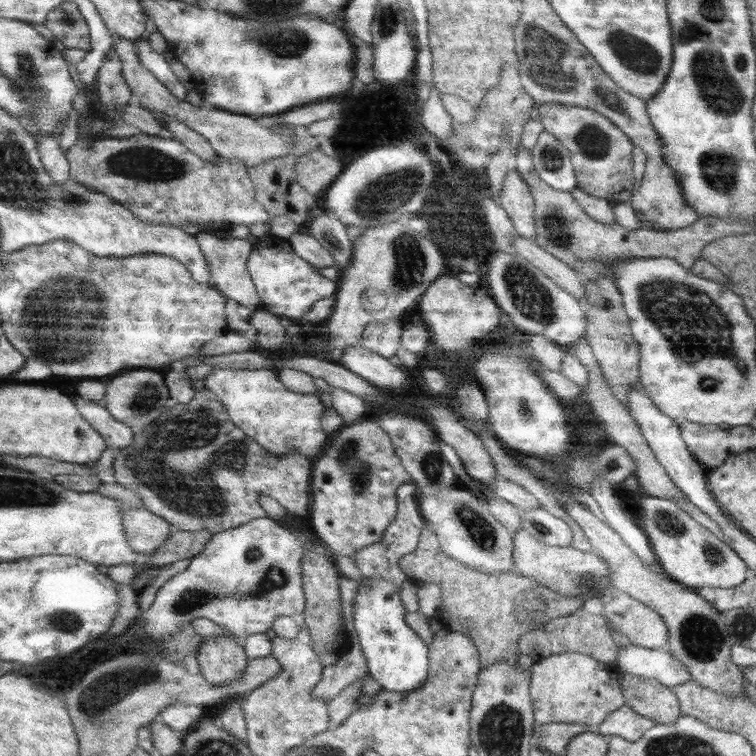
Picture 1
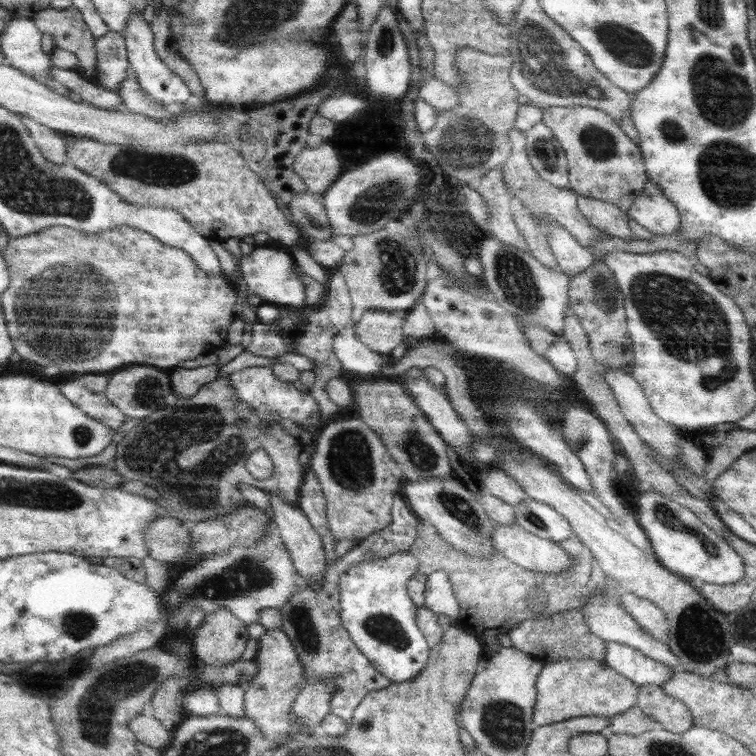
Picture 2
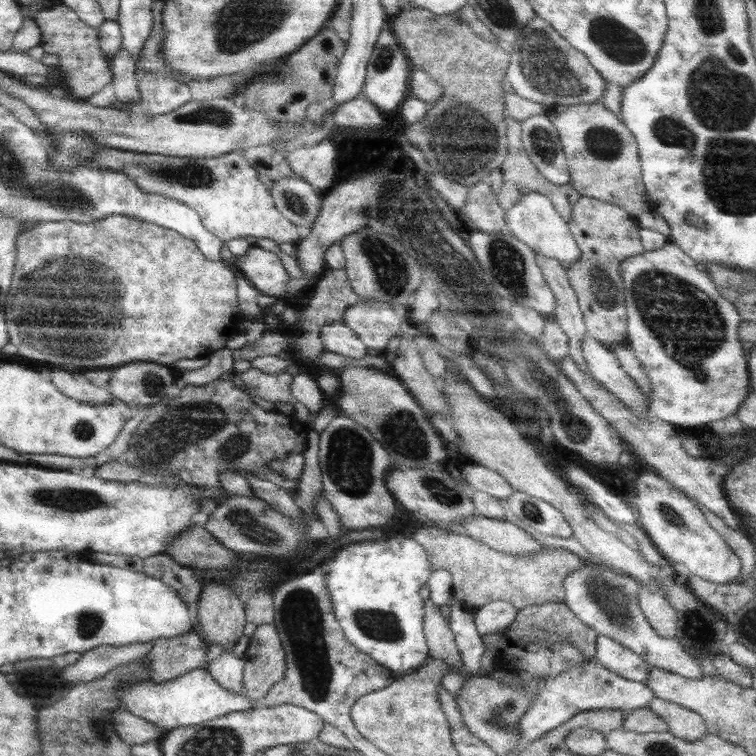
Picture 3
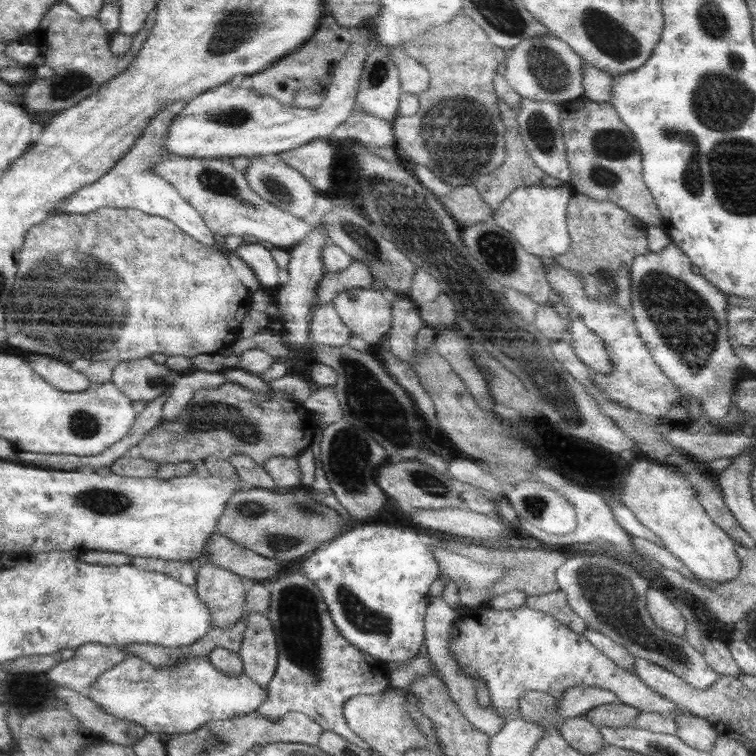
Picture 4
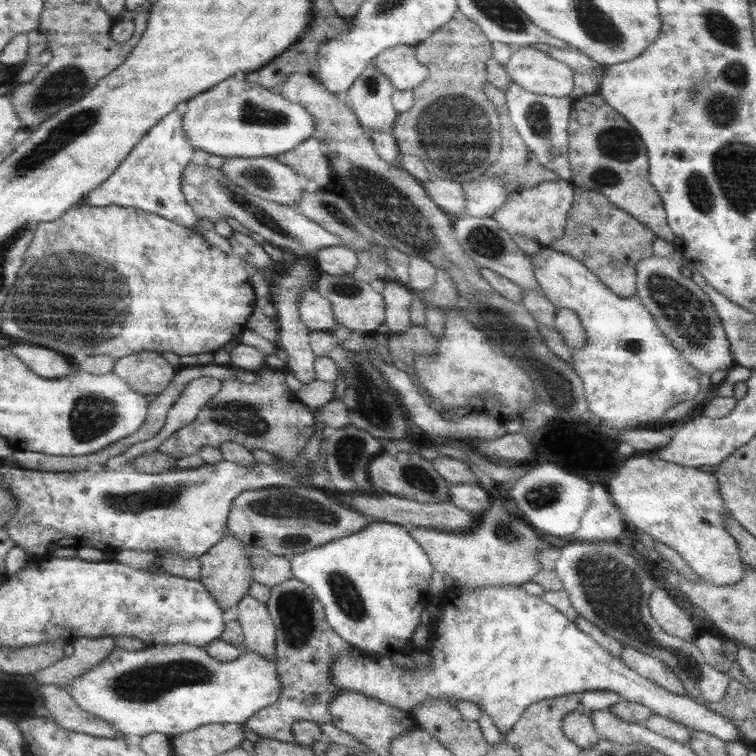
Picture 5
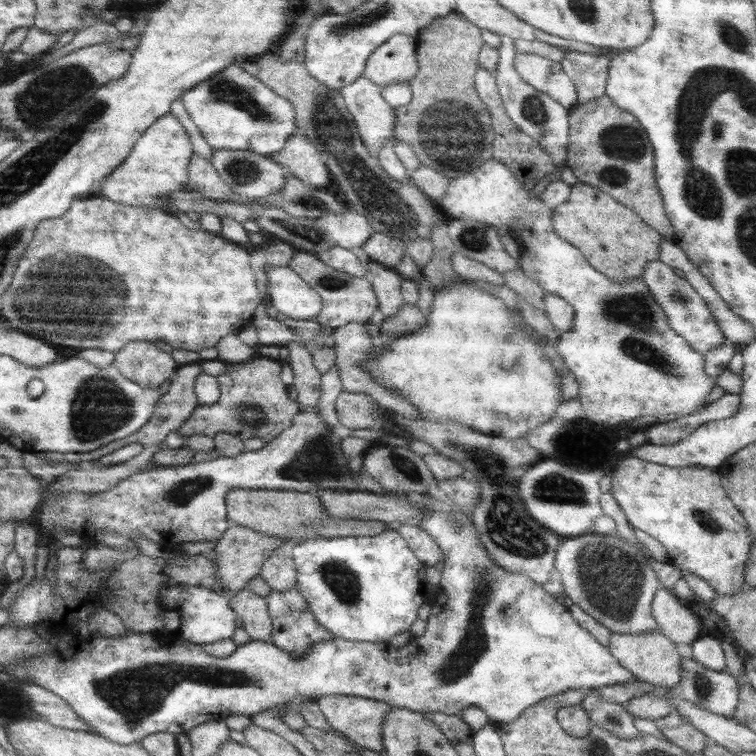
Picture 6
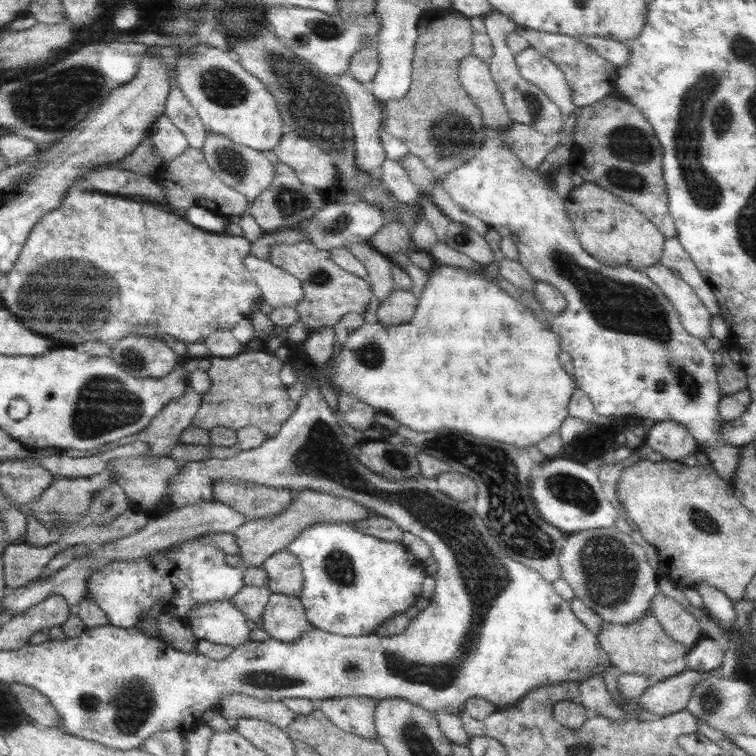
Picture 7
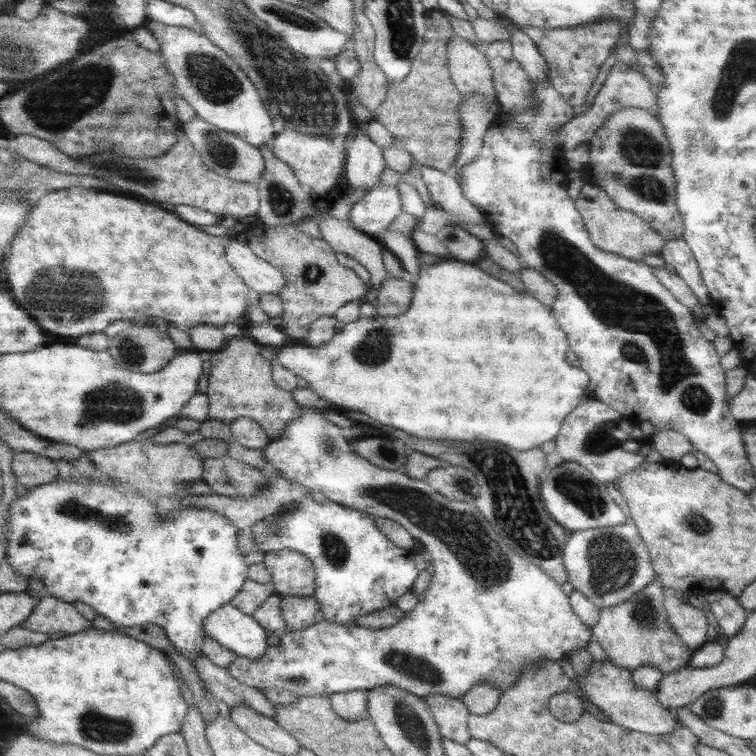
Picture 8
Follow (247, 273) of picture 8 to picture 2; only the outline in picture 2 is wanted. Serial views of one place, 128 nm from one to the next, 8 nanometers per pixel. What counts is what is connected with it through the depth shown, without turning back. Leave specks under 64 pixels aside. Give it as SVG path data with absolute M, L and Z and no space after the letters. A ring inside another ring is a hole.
M353 327L336 332L332 348L344 370L360 376L372 376L374 379L384 378L380 373L380 367L384 362L383 355L370 350L356 336Z

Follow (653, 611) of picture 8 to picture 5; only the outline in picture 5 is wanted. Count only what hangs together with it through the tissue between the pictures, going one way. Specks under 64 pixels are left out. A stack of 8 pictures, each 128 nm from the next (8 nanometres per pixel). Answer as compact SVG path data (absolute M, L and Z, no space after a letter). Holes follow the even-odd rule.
M624 645L622 652L620 652L620 660L625 666L640 674L640 676L655 682L668 692L686 696L686 689L684 689L681 680L658 658L652 658L652 656L644 654L644 652L636 650L636 648Z

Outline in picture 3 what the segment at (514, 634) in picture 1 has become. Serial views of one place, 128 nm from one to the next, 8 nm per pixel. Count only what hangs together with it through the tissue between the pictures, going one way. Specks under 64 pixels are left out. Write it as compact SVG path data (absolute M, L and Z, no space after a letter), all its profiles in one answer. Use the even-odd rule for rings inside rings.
M428 522L412 538L424 547L433 570L444 569L450 572L453 578L453 598L472 613L482 605L497 600L508 601L516 612L528 605L564 603L564 579L569 572L586 565L578 555L560 547L542 549L529 557L515 557L494 550L475 538Z

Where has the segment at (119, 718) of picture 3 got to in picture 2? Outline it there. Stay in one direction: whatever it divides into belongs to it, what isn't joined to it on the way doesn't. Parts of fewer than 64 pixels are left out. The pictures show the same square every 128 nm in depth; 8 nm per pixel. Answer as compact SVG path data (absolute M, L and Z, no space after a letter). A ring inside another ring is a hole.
M149 712L131 718L127 725L138 742L152 748L163 751L172 742L172 727L154 718Z

